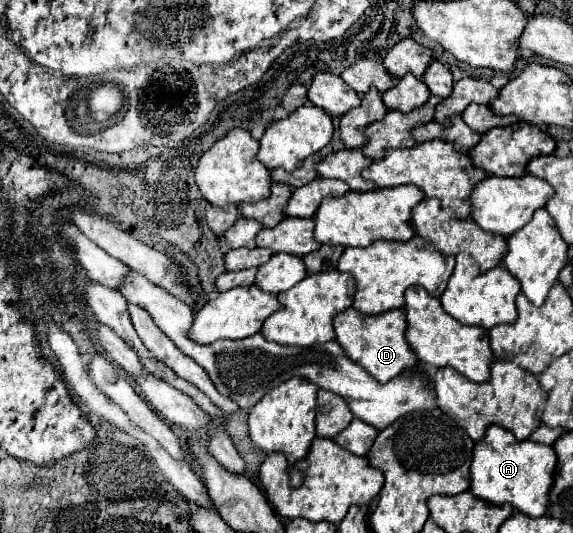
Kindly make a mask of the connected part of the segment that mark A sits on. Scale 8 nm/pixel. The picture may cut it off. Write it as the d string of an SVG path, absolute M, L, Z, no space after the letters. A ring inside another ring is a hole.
M490 426L486 436L474 446L474 460L470 466L470 492L492 504L512 504L518 512L528 516L546 516L548 492L554 484L556 452L552 446L532 440L516 440L512 432L500 426Z

